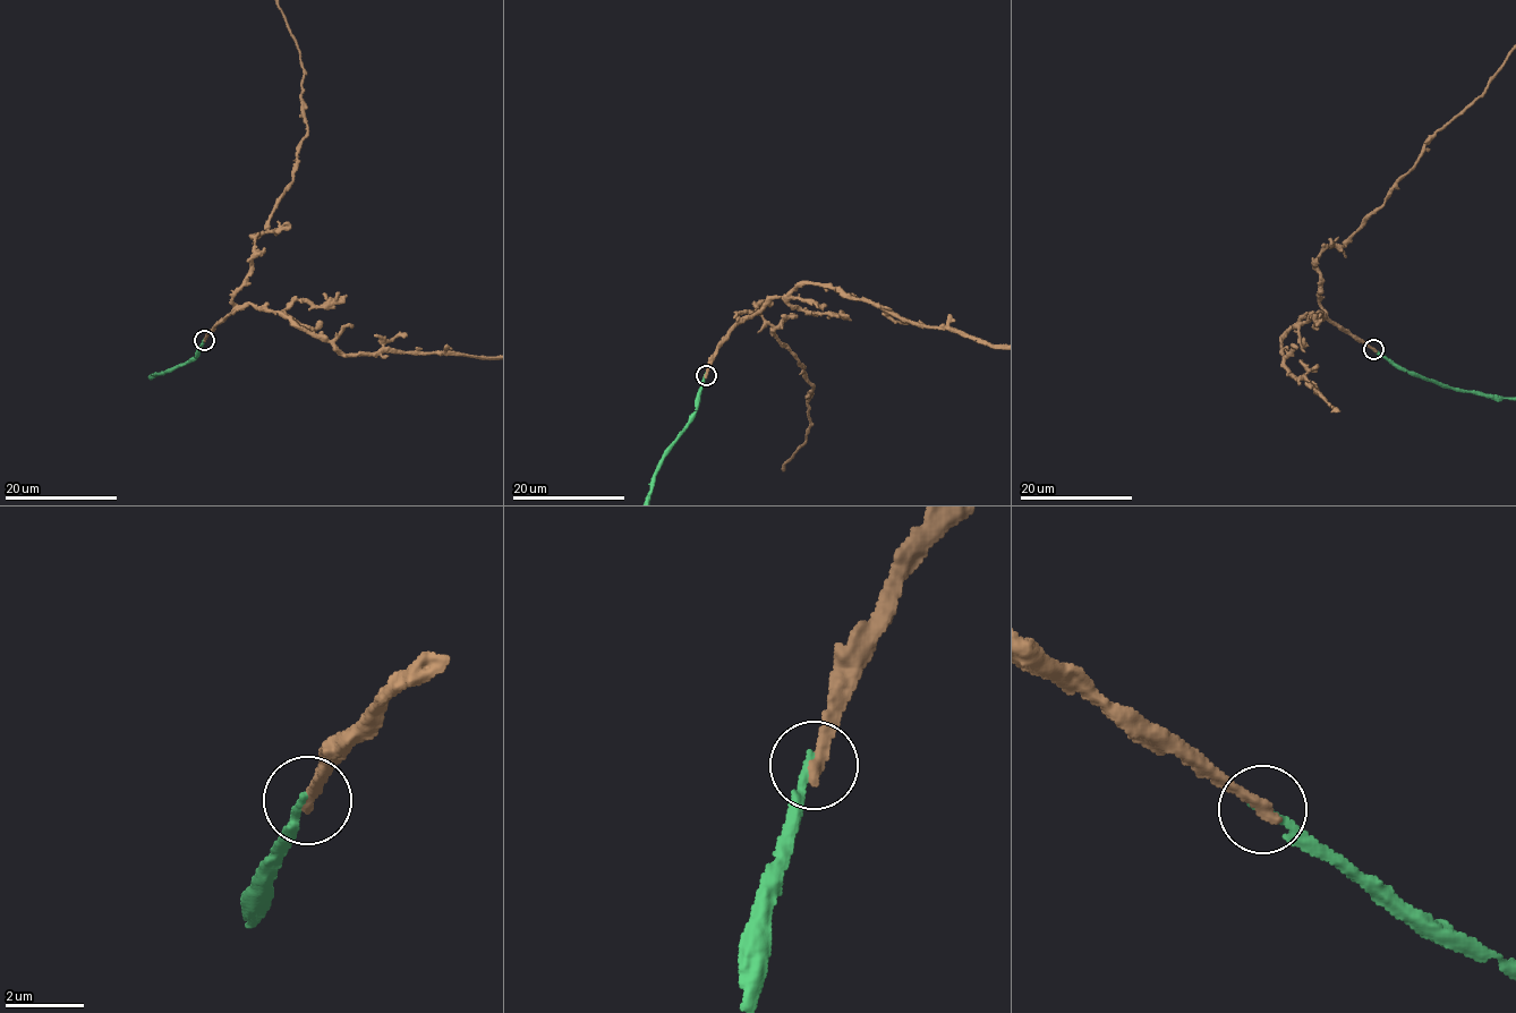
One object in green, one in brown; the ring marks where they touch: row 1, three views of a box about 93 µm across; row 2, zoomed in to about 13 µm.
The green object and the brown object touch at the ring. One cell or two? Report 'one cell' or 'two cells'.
two cells

